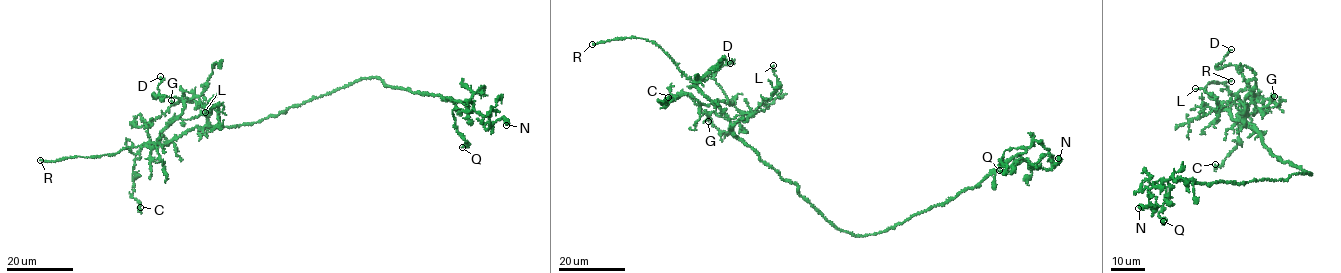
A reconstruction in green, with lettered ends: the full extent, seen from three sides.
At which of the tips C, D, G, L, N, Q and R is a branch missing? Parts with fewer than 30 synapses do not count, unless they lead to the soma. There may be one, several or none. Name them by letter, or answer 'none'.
R

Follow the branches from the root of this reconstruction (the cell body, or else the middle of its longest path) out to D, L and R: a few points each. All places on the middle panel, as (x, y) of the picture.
D: (828, 220), (796, 185), (735, 135), (733, 125), (751, 114), (729, 103), (715, 81), (717, 68), (730, 63)
L: (828, 220), (799, 194), (796, 185), (765, 163), (733, 130), (733, 125), (752, 115), (776, 90), (773, 65)
R: (828, 220), (799, 194), (796, 185), (783, 179), (740, 141), (728, 116), (658, 45), (631, 37), (592, 44)

